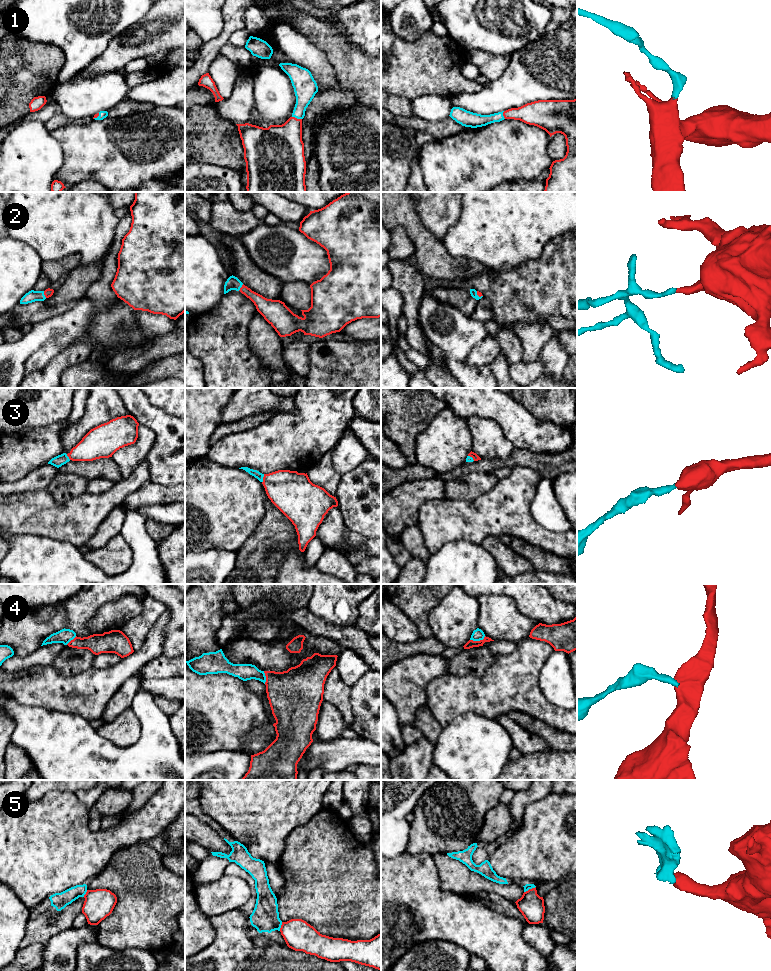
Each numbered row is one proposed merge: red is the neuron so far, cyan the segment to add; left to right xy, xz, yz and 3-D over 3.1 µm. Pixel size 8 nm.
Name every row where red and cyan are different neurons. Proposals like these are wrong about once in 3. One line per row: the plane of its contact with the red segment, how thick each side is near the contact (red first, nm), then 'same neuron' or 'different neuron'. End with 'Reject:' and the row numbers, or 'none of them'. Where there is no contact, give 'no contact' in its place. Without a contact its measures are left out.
1: meets red in xz; 340 nm thick on the red side, 180 nm on the other; same neuron
2: meets red in xy; 70 nm thick on the red side, 90 nm on the other; same neuron
3: meets red in xz; 320 nm thick on the red side, 60 nm on the other; same neuron
4: meets red in yz; 60 nm thick on the red side, 90 nm on the other; different neuron
5: meets red in yz; 200 nm thick on the red side, 50 nm on the other; different neuron
Reject: 4, 5

